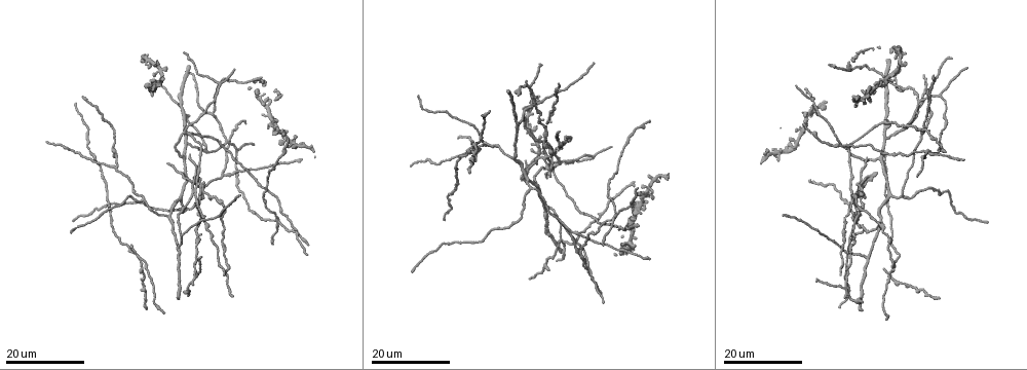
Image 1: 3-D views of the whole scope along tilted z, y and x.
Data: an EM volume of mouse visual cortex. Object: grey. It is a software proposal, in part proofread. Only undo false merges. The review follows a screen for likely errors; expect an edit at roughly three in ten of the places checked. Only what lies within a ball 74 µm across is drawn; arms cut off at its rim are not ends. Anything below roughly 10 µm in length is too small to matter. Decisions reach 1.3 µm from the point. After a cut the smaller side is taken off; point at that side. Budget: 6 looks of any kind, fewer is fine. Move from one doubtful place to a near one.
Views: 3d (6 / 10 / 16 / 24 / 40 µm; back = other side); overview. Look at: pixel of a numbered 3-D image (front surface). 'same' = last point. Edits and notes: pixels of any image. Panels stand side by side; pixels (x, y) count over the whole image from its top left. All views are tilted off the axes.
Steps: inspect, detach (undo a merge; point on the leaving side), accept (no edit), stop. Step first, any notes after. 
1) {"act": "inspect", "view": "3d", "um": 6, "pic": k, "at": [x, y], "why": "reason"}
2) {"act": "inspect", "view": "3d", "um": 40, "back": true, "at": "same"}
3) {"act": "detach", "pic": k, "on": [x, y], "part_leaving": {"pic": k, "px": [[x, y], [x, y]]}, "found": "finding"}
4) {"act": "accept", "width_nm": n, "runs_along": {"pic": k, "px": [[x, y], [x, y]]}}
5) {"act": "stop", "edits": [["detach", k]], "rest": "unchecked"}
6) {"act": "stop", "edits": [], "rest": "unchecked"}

{"act": "inspect", "view": "3d", "um": 24, "pic": 1, "at": [210, 114], "why": "a fork"}

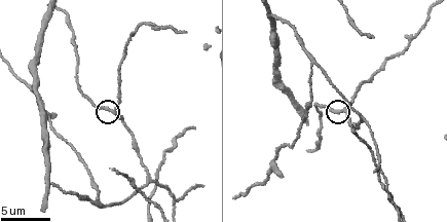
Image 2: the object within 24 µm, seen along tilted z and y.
{"act": "inspect", "view": "3d", "um": 6, "pic": 2, "at": [114, 110]}

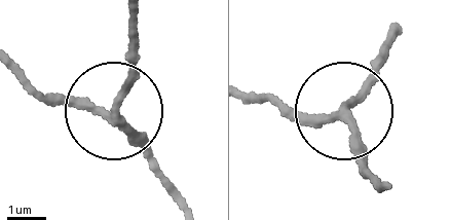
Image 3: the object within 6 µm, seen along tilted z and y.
{"act": "accept", "runs_along": {"pic": 3, "px": [[379, 178], [365, 167], [349, 111], [307, 122], [263, 98]]}, "found": "continuous, no second cell"}

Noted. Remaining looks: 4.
{"act": "inspect", "view": "3d", "um": 24, "pic": 1, "at": [117, 165], "why": "three arms meet"}

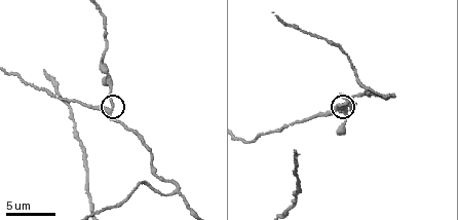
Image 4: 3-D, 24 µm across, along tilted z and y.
{"act": "inspect", "view": "3d", "um": 6, "pic": 4, "at": [109, 110]}

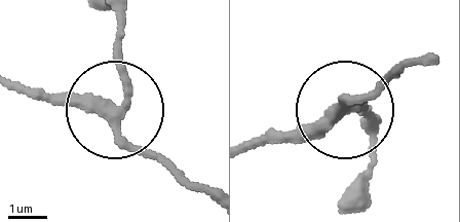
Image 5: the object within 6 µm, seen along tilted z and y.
{"act": "accept", "side_arm_um": 22, "runs_along": {"pic": 5, "px": [[204, 193], [126, 135], [112, 109], [21, 94]]}, "found": "all the same cell"}

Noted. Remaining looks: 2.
{"act": "inspect", "view": "3d", "um": 16, "pic": 1, "at": [570, 233], "why": "arms part here"}

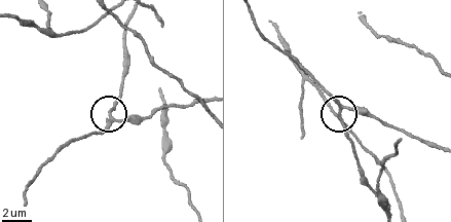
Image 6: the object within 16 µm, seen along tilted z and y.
{"act": "inspect", "view": "3d", "um": 10, "pic": 6, "at": [113, 121], "why": "zoom in"}

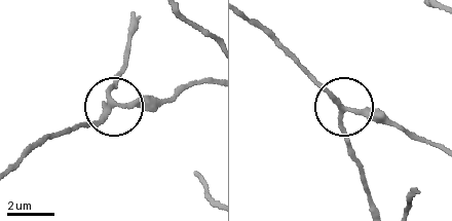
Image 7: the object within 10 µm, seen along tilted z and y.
{"act": "accept", "arms": 3, "runs_along": {"pic": 7, "px": [[246, 20], [273, 35], [347, 110], [382, 111], [400, 125]]}, "found": "continuous, no second cell"}

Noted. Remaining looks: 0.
{"act": "stop", "edits": [], "rest": "unchecked"}

